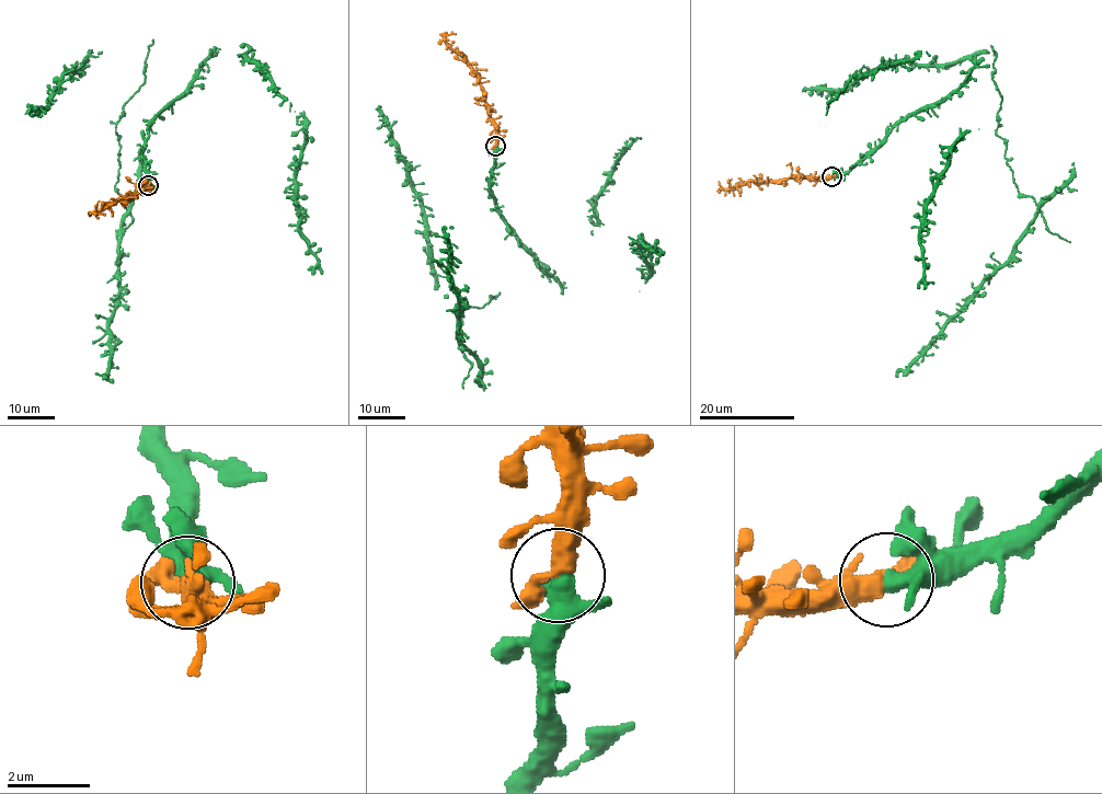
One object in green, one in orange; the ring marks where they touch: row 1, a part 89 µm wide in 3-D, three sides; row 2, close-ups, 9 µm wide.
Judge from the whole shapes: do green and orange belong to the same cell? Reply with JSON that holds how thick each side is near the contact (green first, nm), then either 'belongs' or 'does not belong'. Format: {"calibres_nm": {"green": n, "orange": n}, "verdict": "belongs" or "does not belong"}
{"calibres_nm": {"green": 340, "orange": 600}, "verdict": "belongs"}

